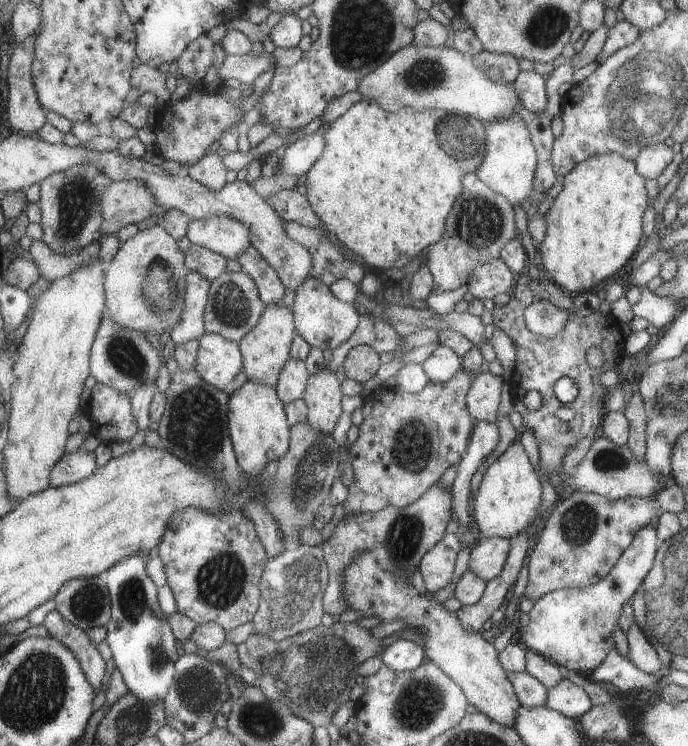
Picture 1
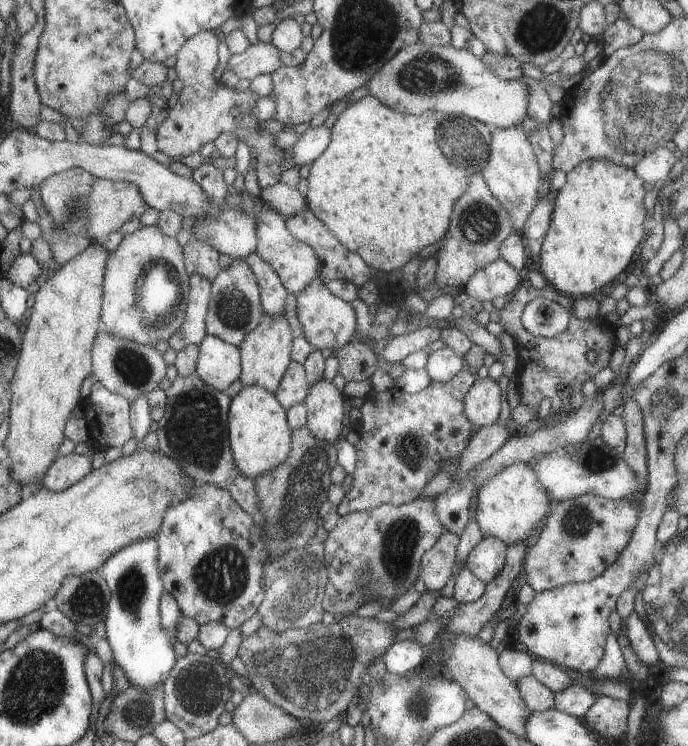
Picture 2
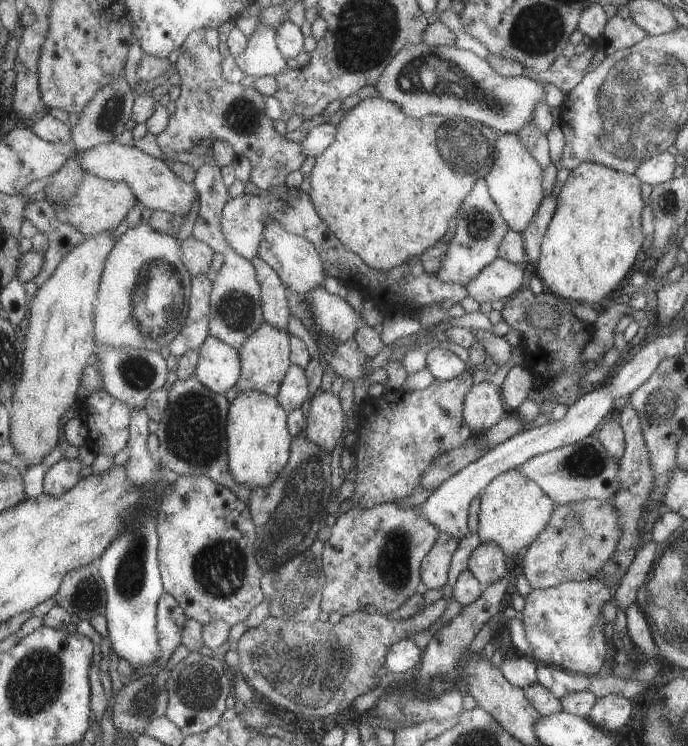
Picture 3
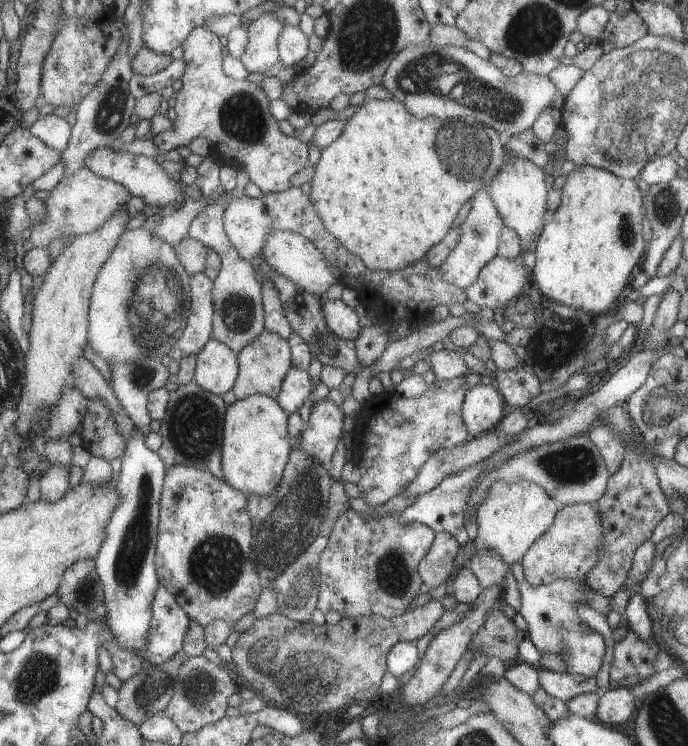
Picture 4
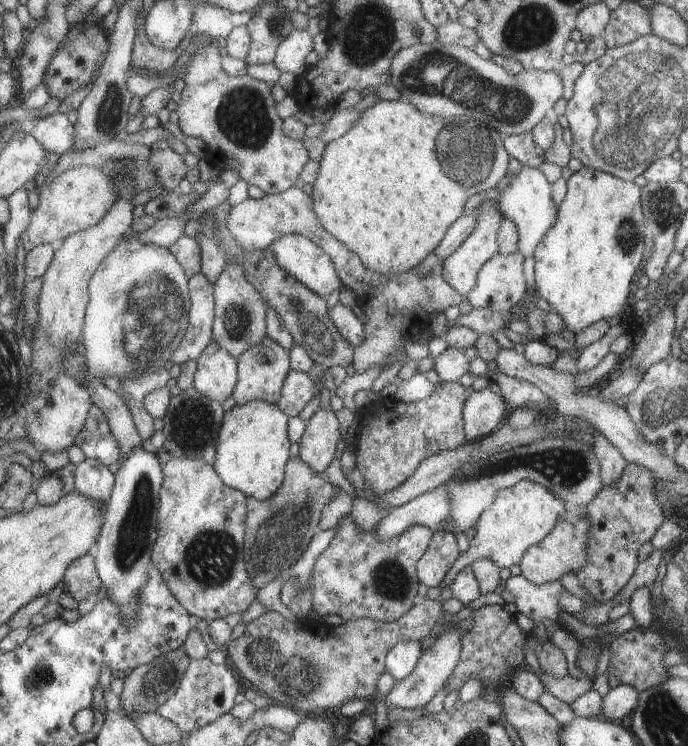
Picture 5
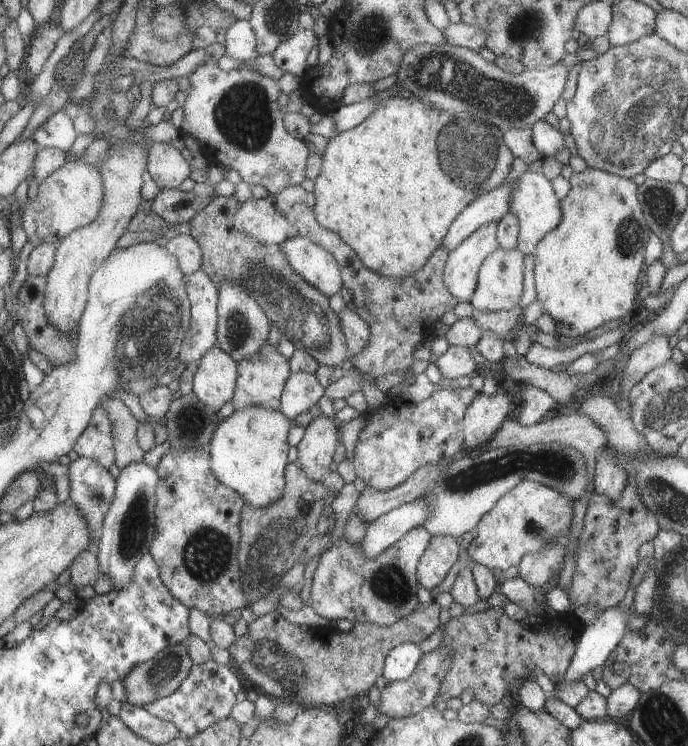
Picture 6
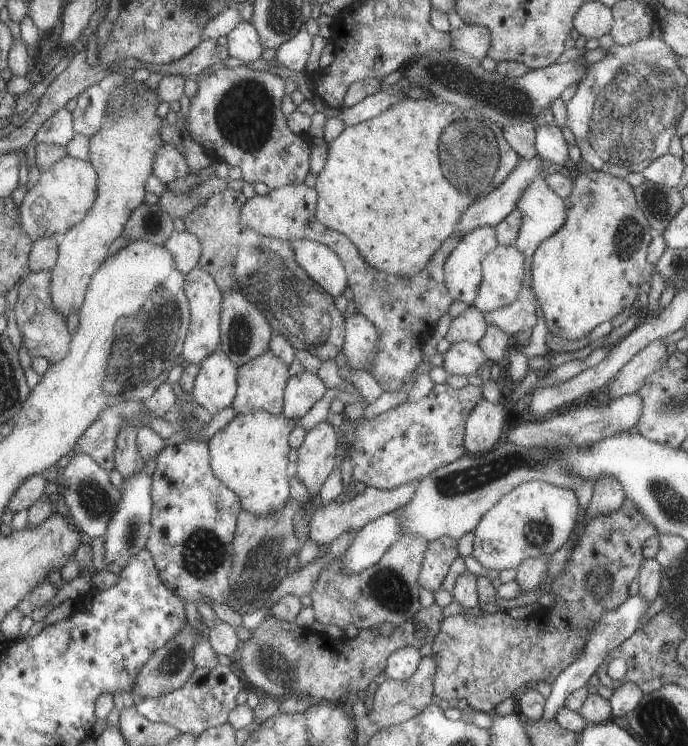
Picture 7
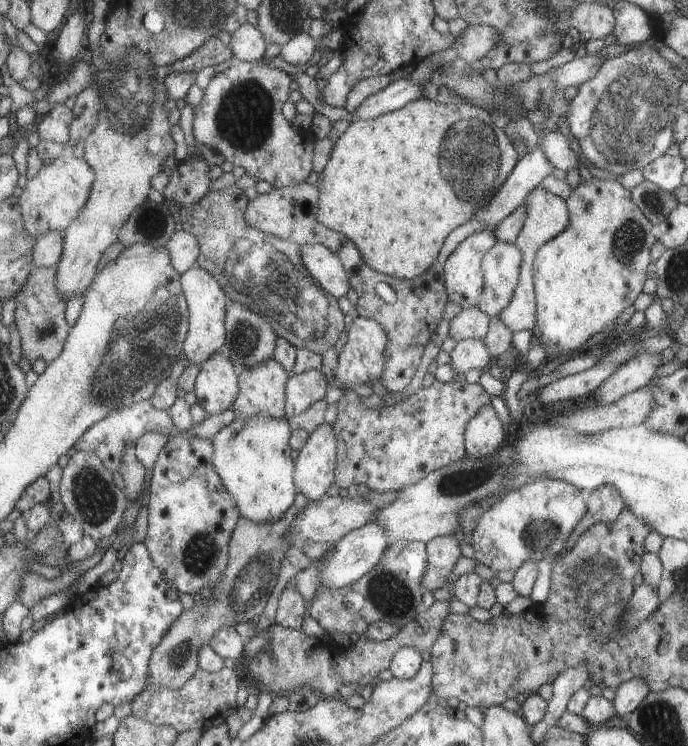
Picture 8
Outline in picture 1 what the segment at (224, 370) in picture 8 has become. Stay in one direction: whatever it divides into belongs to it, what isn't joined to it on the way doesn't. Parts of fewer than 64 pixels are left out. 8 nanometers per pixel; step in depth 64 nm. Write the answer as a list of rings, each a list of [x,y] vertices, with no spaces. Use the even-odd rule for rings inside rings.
[[[205,333],[198,340],[194,372],[210,386],[222,391],[241,369],[240,348],[224,337]]]

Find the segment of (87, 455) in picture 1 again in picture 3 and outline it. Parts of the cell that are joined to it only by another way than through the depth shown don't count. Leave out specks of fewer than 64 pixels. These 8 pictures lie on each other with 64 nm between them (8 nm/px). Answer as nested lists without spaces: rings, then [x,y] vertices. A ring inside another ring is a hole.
[[[76,458],[61,459],[47,472],[44,479],[44,492],[51,497],[61,497],[80,482],[81,470],[83,466]]]

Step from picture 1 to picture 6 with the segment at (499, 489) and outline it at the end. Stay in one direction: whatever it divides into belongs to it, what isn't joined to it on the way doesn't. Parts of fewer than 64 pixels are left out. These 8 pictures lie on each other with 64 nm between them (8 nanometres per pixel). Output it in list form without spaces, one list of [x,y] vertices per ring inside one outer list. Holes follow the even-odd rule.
[[[521,480],[481,516],[475,528],[475,537],[467,546],[469,558],[475,565],[484,565],[487,569],[504,571],[517,567],[529,553],[539,552],[551,540],[568,534],[573,517],[573,501],[539,482]]]

